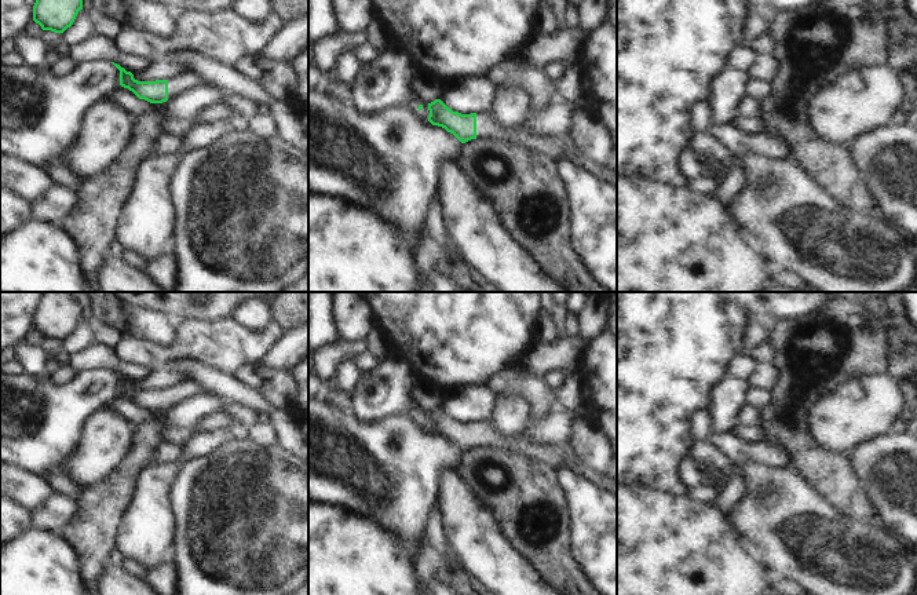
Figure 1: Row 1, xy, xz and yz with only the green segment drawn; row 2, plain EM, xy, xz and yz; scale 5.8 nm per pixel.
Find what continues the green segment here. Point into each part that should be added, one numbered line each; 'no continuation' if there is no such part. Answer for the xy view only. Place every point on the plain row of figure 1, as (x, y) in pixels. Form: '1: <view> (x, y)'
1: xy (183, 390).

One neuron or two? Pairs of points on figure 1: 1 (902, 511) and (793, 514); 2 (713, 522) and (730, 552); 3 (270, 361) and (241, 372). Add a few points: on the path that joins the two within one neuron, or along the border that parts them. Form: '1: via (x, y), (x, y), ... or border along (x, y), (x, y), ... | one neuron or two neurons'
1: border along (877, 519), (902, 540) | two neurons
2: via (713, 529), (713, 536), (723, 546) | one neuron
3: border along (258, 365), (288, 372) | two neurons

